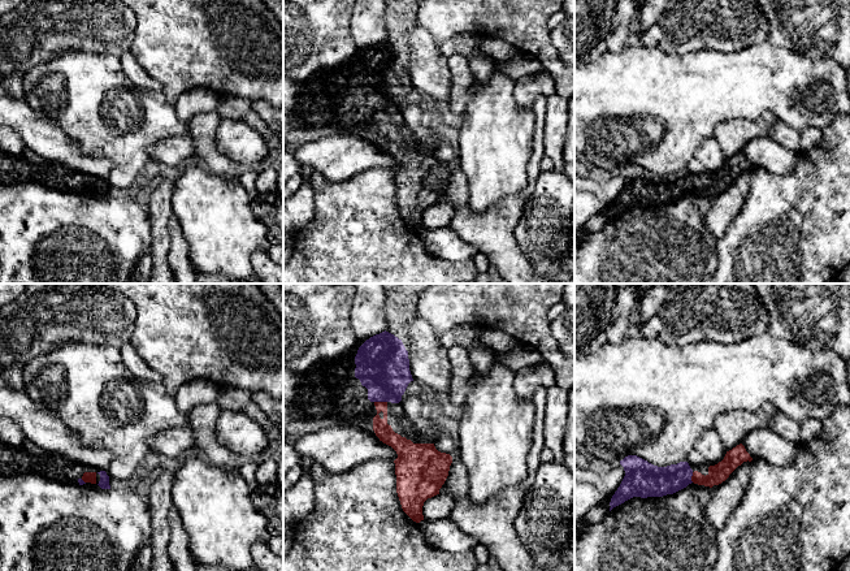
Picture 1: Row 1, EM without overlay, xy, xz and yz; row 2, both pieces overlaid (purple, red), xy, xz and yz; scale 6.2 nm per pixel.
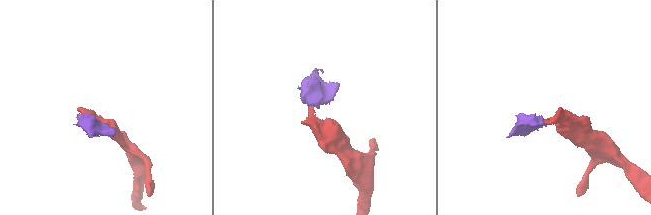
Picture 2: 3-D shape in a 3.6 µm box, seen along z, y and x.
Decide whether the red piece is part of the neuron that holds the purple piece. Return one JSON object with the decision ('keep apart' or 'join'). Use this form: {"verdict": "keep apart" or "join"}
{"verdict": "join"}

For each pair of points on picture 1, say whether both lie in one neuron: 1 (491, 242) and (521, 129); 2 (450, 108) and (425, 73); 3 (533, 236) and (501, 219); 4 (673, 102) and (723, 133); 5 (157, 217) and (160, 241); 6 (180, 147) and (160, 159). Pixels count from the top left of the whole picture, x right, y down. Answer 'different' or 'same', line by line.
1: different
2: different
3: different
4: different
5: same
6: same

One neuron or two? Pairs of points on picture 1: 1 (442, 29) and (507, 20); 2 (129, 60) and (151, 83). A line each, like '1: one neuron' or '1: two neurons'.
1: one neuron
2: one neuron

